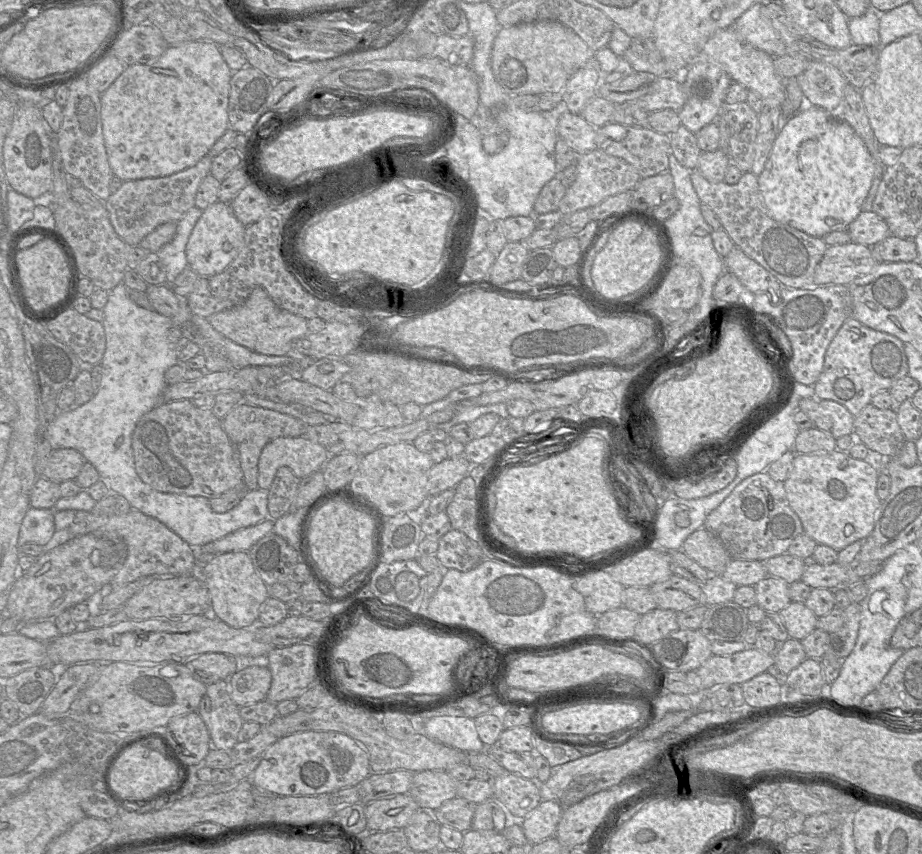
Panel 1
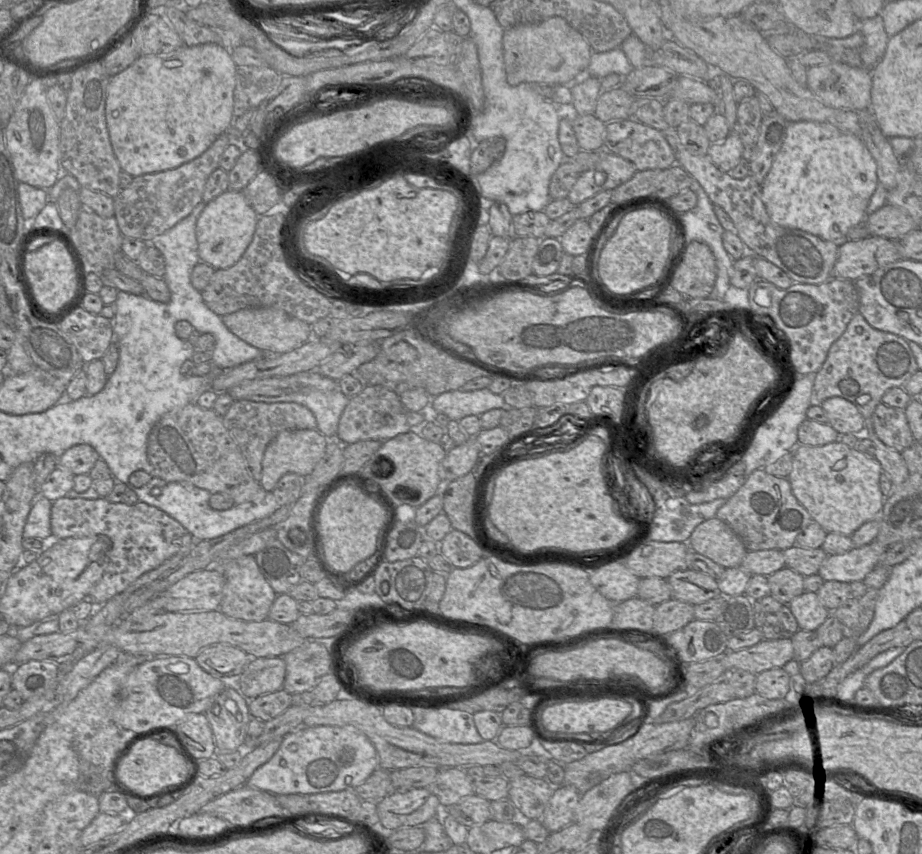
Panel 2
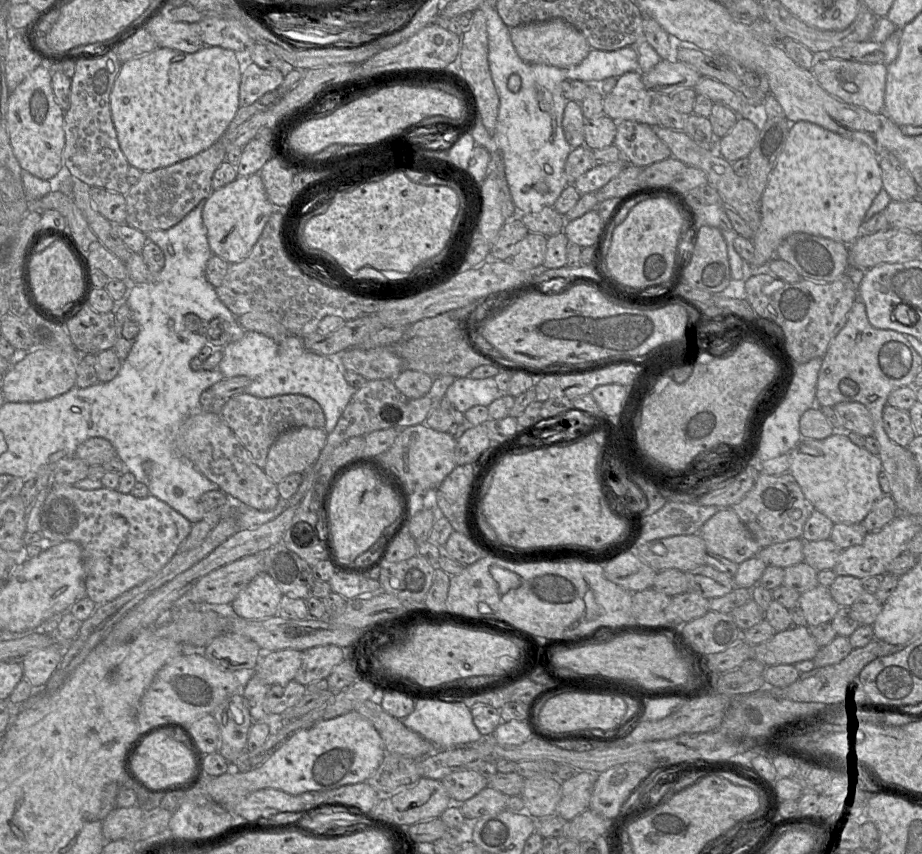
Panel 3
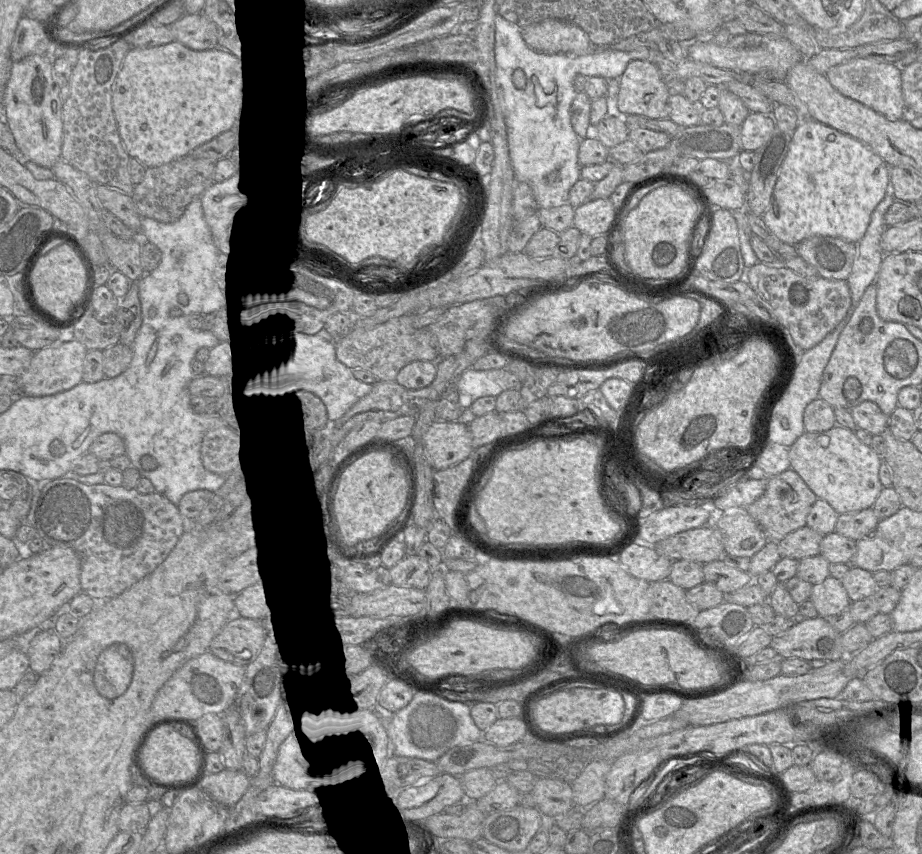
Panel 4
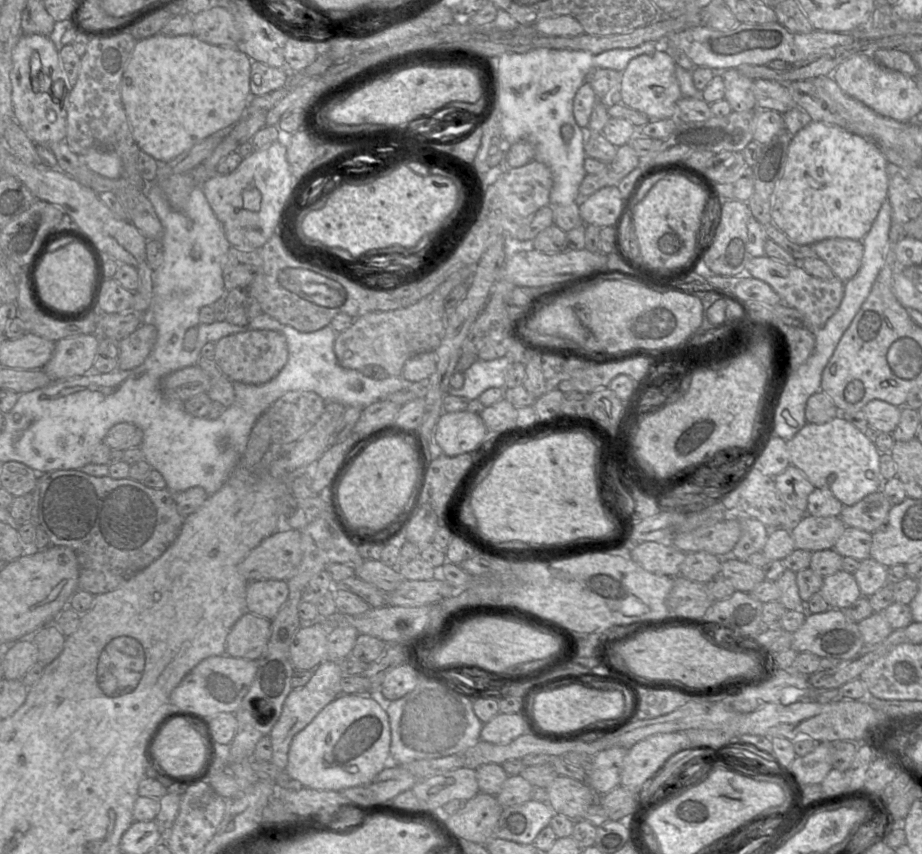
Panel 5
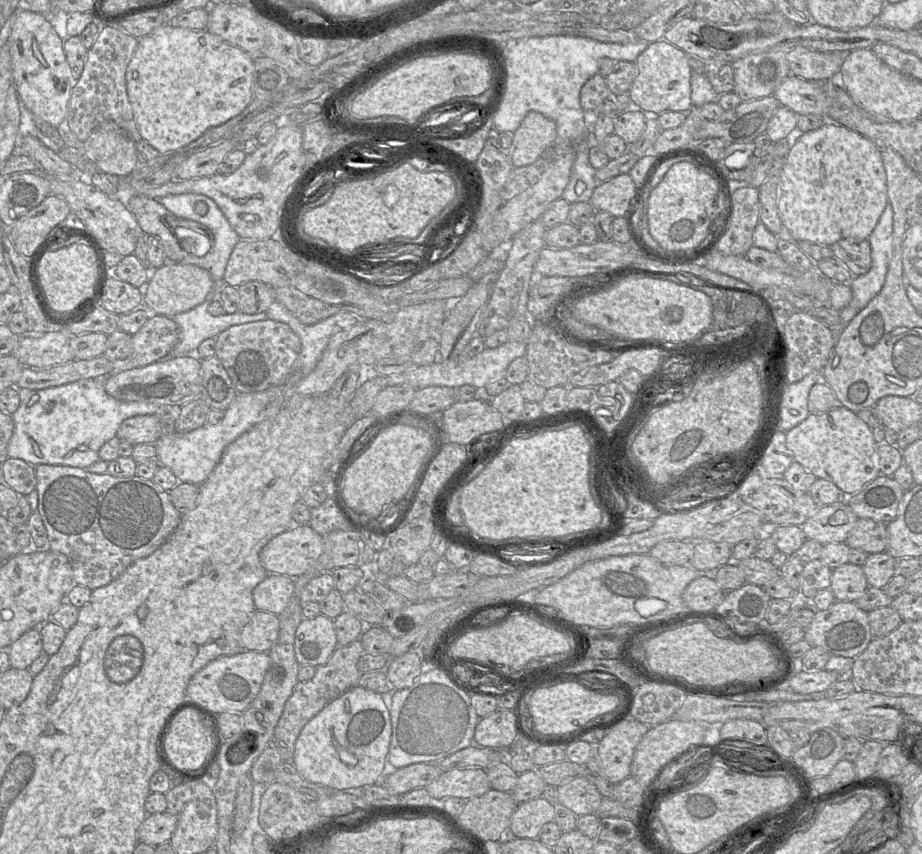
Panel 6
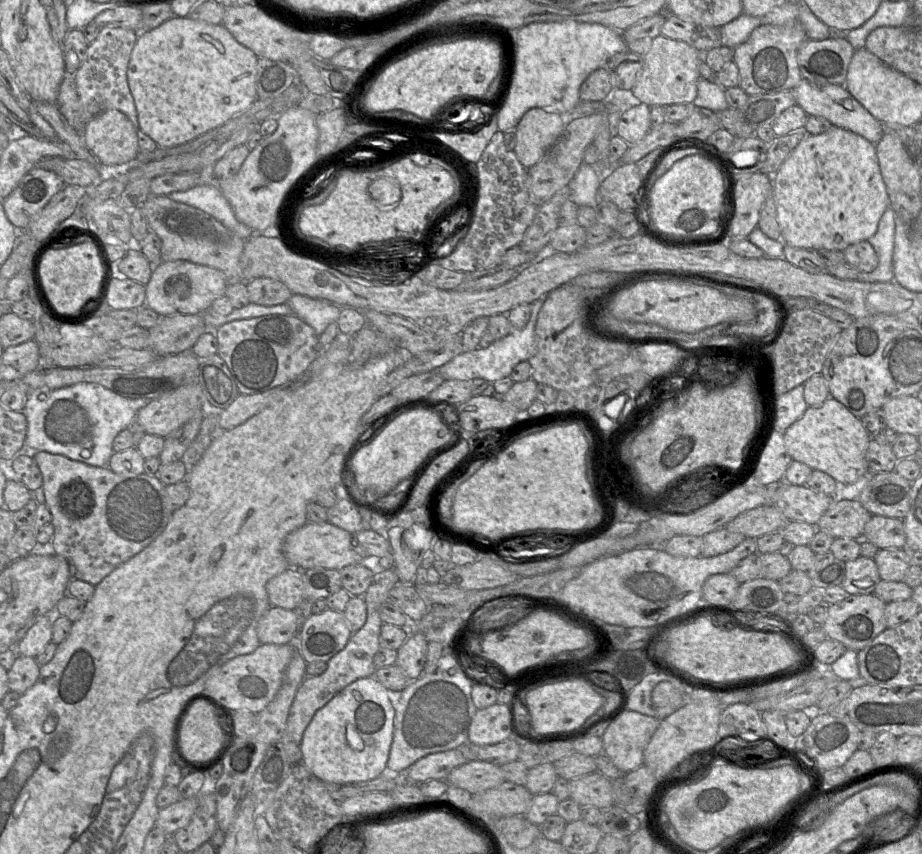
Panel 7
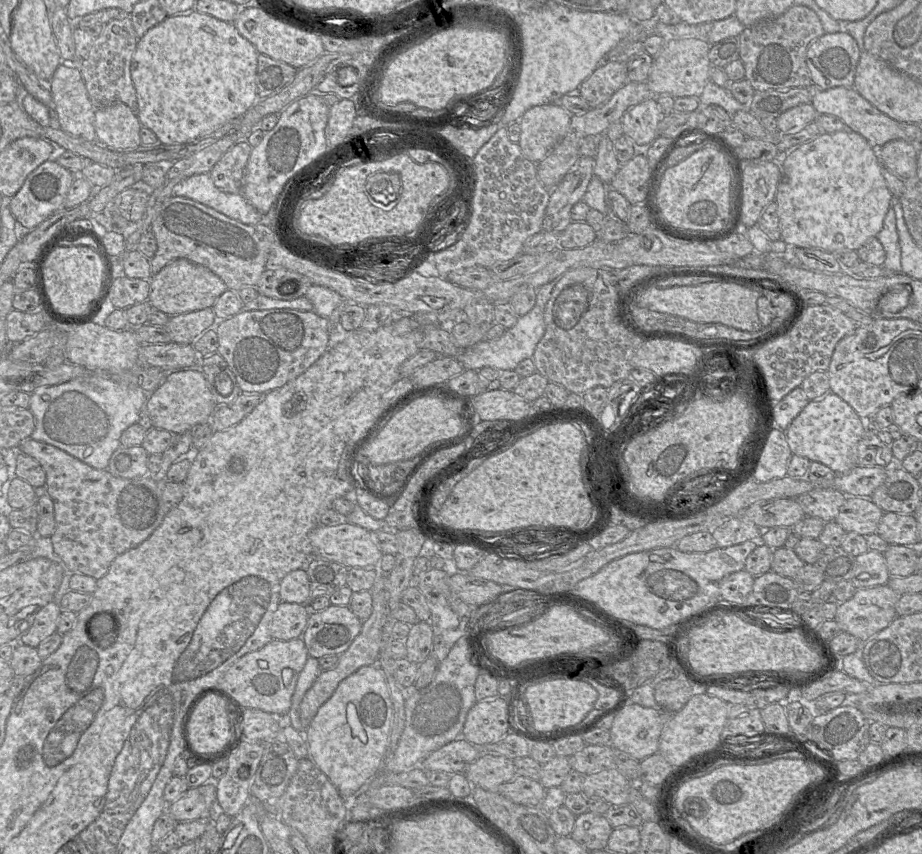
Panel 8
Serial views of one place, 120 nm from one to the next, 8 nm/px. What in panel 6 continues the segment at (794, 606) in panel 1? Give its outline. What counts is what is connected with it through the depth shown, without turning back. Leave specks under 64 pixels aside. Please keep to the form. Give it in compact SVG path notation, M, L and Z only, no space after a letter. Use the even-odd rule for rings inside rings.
M845 563L833 569L830 590L836 601L855 602L868 587L862 566Z

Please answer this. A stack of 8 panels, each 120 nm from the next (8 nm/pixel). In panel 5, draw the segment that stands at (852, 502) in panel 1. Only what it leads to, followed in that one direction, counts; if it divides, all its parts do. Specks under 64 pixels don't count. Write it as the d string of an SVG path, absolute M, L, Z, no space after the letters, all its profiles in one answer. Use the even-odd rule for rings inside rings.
M841 415L823 424L807 422L787 441L787 451L790 465L800 469L815 488L829 489L844 506L856 504L883 484L881 453L875 443Z

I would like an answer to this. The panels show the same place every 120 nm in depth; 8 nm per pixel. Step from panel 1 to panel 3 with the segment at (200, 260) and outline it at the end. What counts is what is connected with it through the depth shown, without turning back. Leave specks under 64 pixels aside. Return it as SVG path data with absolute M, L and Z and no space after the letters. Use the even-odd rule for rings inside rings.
M258 173L238 176L225 186L212 190L202 210L202 222L212 254L221 257L229 264L246 259L275 209L277 208L267 198Z

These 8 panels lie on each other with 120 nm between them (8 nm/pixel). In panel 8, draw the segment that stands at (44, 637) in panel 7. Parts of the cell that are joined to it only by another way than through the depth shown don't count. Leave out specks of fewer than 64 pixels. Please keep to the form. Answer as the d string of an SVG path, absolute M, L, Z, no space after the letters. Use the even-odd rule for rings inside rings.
M56 599L49 602L39 610L32 626L20 637L19 642L37 648L42 641L57 632L57 621L61 612Z

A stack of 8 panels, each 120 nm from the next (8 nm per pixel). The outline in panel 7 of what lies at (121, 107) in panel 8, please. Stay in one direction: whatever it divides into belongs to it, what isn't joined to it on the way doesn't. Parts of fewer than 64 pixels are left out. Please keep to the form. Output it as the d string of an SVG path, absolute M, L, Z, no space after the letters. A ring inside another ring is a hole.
M116 109L94 116L85 124L82 134L87 148L106 167L125 164L140 152L132 122Z

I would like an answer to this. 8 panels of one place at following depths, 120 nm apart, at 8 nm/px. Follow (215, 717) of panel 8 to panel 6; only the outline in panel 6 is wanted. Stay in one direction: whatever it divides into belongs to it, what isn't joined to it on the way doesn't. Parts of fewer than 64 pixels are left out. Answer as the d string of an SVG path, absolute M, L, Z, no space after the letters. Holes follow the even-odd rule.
M191 708L183 710L173 721L163 743L163 752L179 771L195 771L206 760L210 737Z

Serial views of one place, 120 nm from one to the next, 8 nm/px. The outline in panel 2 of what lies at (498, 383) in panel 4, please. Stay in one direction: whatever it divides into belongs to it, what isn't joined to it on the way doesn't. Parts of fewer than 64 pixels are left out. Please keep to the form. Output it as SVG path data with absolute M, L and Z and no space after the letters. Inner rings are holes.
M487 387L471 391L457 389L432 397L429 419L432 419L432 411L436 414L444 414L450 420L459 421L468 415L480 416L493 408L506 410L514 407L508 407L501 394L495 394Z

